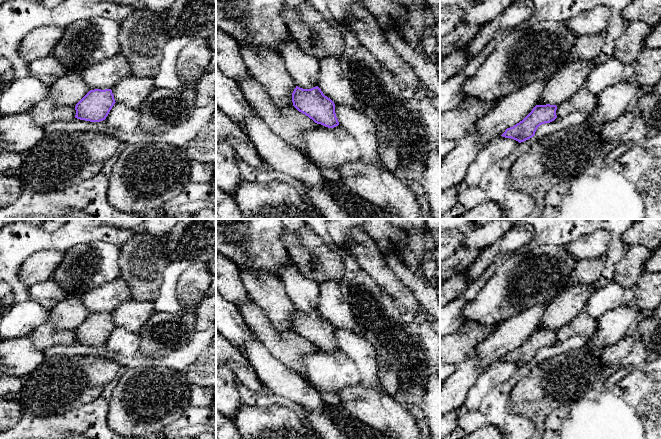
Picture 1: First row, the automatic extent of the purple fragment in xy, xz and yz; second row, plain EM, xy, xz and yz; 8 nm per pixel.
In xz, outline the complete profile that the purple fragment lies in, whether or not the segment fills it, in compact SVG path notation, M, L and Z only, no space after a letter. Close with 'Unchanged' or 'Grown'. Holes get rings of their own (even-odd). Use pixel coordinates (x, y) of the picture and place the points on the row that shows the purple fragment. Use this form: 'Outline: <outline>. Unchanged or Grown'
Outline: M296 86L292 93L292 102L299 112L305 114L317 124L328 128L339 125L334 102L325 96L318 86L311 89Z. Unchanged

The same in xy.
Outline: M111 89L90 90L75 106L75 118L90 122L106 119L115 104Z. Unchanged

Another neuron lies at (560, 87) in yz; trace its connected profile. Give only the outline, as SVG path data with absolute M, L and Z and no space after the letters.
M595 59L579 60L565 65L547 79L537 105L560 105L582 88L590 71L596 66Z

